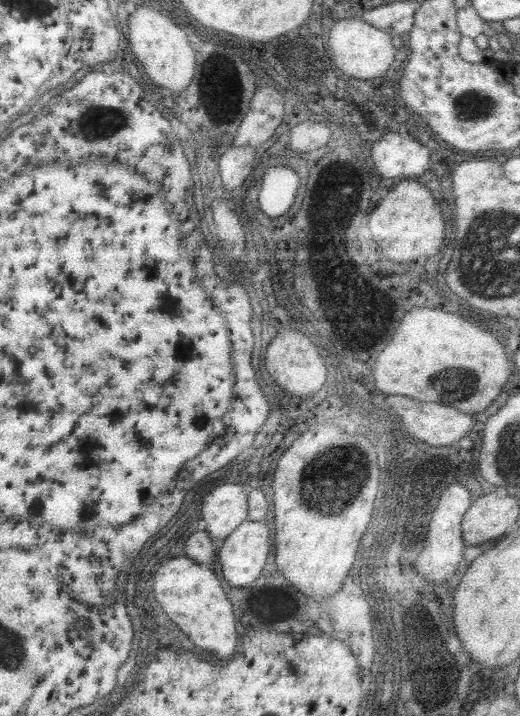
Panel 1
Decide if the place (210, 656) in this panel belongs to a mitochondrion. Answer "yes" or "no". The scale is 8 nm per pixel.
no

